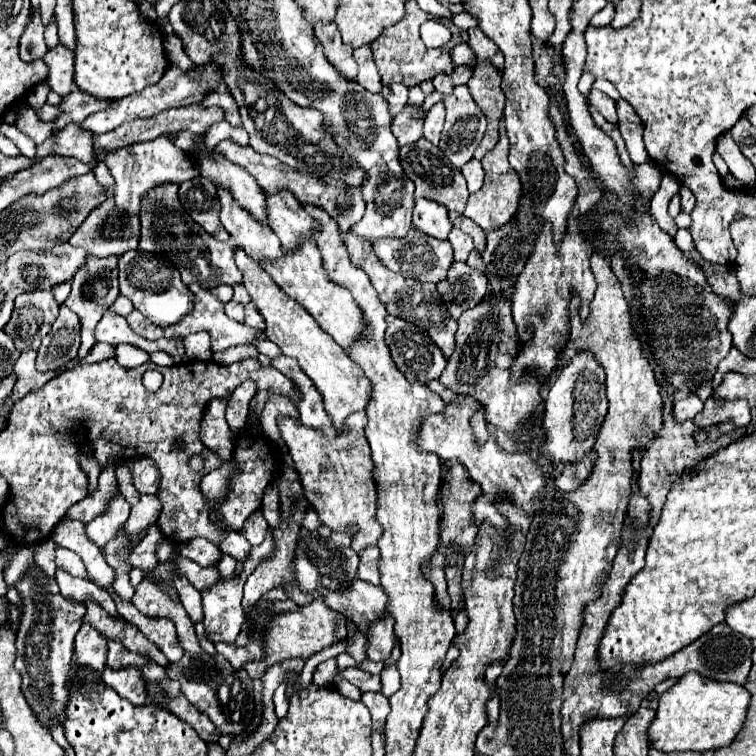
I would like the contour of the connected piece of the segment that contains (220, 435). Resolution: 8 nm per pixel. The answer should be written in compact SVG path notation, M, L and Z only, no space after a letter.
M226 398L213 400L207 406L201 422L201 442L207 448L219 452L221 460L229 460L235 444L235 434L225 420L225 408L227 408Z

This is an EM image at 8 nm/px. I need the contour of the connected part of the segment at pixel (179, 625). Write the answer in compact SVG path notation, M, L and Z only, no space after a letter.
M143 580L137 586L137 592L133 594L131 602L147 618L169 618L175 624L177 636L179 636L181 646L187 654L191 654L191 656L203 654L203 648L201 648L201 644L195 636L195 630L193 630L193 622L189 620L181 602L171 600L155 584L151 584L147 580Z

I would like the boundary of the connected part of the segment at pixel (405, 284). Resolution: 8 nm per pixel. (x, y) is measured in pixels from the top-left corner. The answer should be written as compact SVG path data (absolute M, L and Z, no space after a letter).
M345 232L343 234L343 240L345 240L345 246L349 250L349 256L353 260L355 266L359 266L361 270L367 272L367 276L371 278L371 284L373 288L377 290L379 294L379 300L385 304L387 312L397 316L397 318L403 318L403 320L409 320L413 324L417 324L419 328L423 328L431 338L433 342L443 350L445 358L453 352L455 348L455 330L457 330L457 322L449 318L447 314L447 308L445 308L445 302L441 300L441 294L437 292L435 284L429 284L429 282L419 282L419 280L413 280L413 278L403 278L401 274L395 274L391 272L389 268L385 268L375 252L373 252L373 246L371 242L367 242L363 236L355 236L353 232Z

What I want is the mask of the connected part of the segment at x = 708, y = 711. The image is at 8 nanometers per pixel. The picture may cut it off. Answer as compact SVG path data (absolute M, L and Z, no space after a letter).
M689 672L689 674L681 676L677 684L675 682L677 680L669 678L669 680L655 686L655 692L659 696L663 692L665 694L659 698L657 716L649 728L649 744L657 750L661 750L661 748L709 748L709 750L717 750L725 744L731 744L733 736L737 736L737 732L741 732L741 724L745 722L745 712L749 708L749 690L745 686L739 686L733 682L709 680L697 672Z

